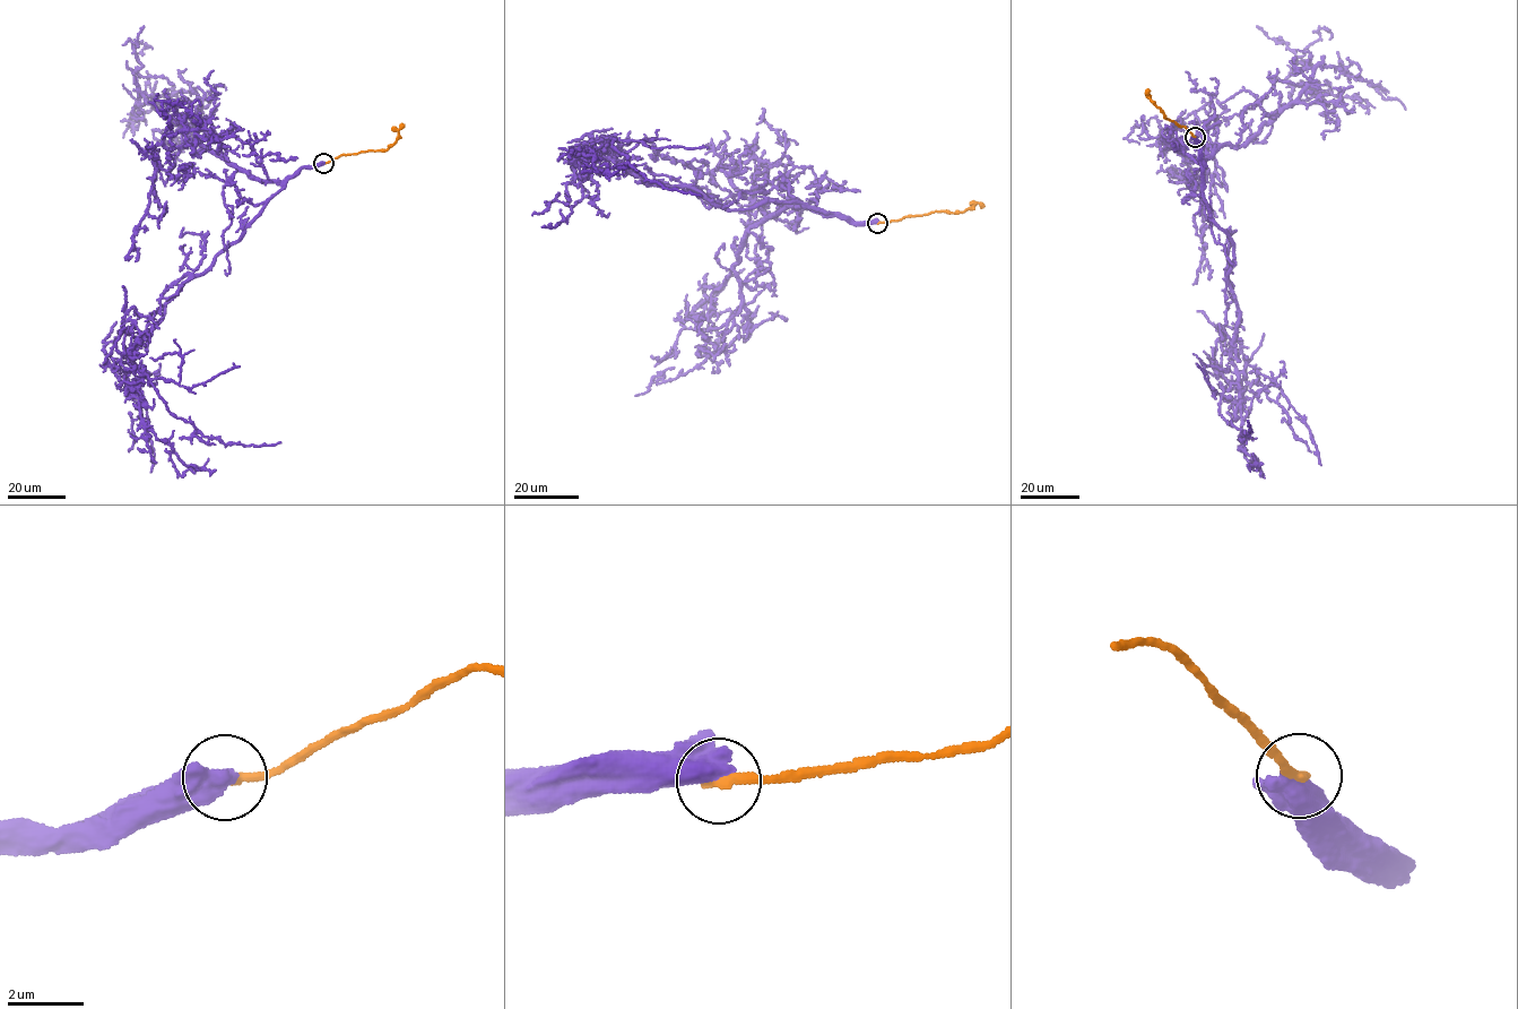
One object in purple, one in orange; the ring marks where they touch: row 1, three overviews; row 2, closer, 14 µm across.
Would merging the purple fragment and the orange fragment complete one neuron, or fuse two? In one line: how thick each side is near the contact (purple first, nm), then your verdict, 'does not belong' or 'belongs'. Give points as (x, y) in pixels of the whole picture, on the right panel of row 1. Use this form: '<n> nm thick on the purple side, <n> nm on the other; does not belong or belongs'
750 nm thick on the purple side, 280 nm on the other; does not belong

